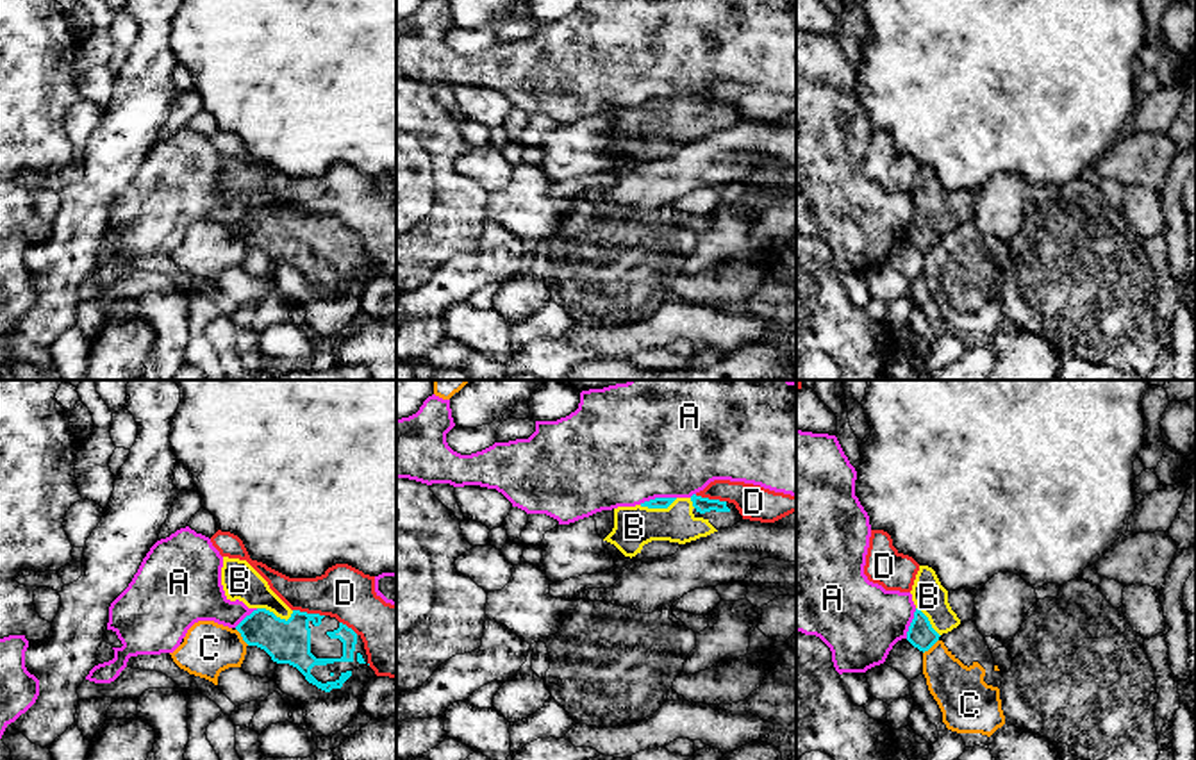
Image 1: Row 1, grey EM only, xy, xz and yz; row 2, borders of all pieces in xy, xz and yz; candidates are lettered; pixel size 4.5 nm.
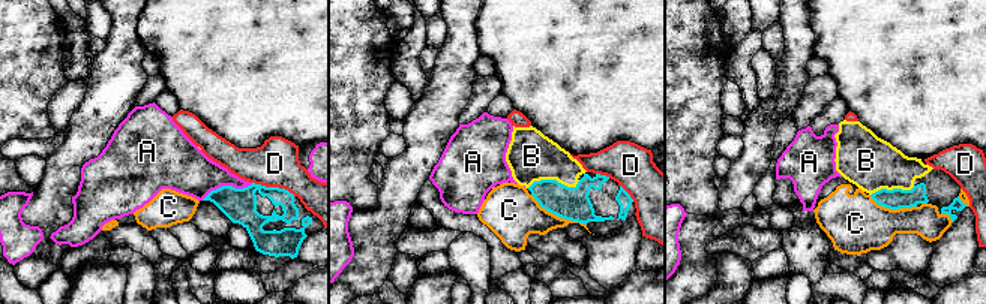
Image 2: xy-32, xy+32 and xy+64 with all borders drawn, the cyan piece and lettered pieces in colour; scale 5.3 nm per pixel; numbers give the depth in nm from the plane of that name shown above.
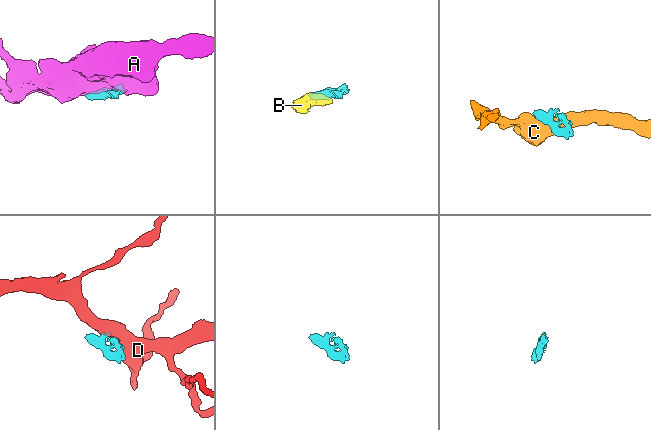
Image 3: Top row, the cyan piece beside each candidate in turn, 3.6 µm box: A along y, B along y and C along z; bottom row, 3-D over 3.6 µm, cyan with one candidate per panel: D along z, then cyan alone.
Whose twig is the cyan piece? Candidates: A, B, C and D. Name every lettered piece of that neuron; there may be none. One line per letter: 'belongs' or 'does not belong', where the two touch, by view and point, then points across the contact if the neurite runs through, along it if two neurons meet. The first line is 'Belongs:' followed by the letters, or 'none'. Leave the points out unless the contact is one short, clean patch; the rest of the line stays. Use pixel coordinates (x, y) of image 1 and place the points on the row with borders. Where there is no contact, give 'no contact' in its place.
Belongs: B
A: does not belong; contact xz (657, 498)
B: belongs; contact xy (274, 614); way xy (284, 641), (274, 625), (274, 614), (240, 580)
C: does not belong; contact xy (241, 636); border xy (236, 628), (249, 644)
D: does not belong; contact xy (309, 614)

